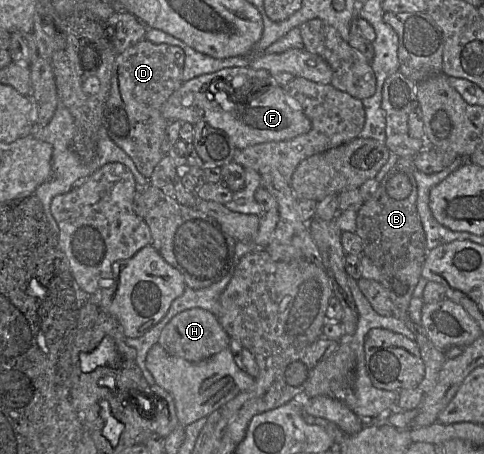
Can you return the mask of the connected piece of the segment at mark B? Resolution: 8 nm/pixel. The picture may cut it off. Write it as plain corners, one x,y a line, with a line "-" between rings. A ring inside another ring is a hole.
398,157
395,165
388,171
372,197
364,201
357,212
355,233
362,241
363,254
380,270
380,284
387,291
392,302
393,316
401,320
416,336
425,374
418,388
426,395
436,386
440,370
446,361
444,352
437,349
428,338
422,325
414,323
409,316
409,304
414,289
421,276
421,269
429,252
426,248
426,236
417,211
417,183
414,177
414,157

